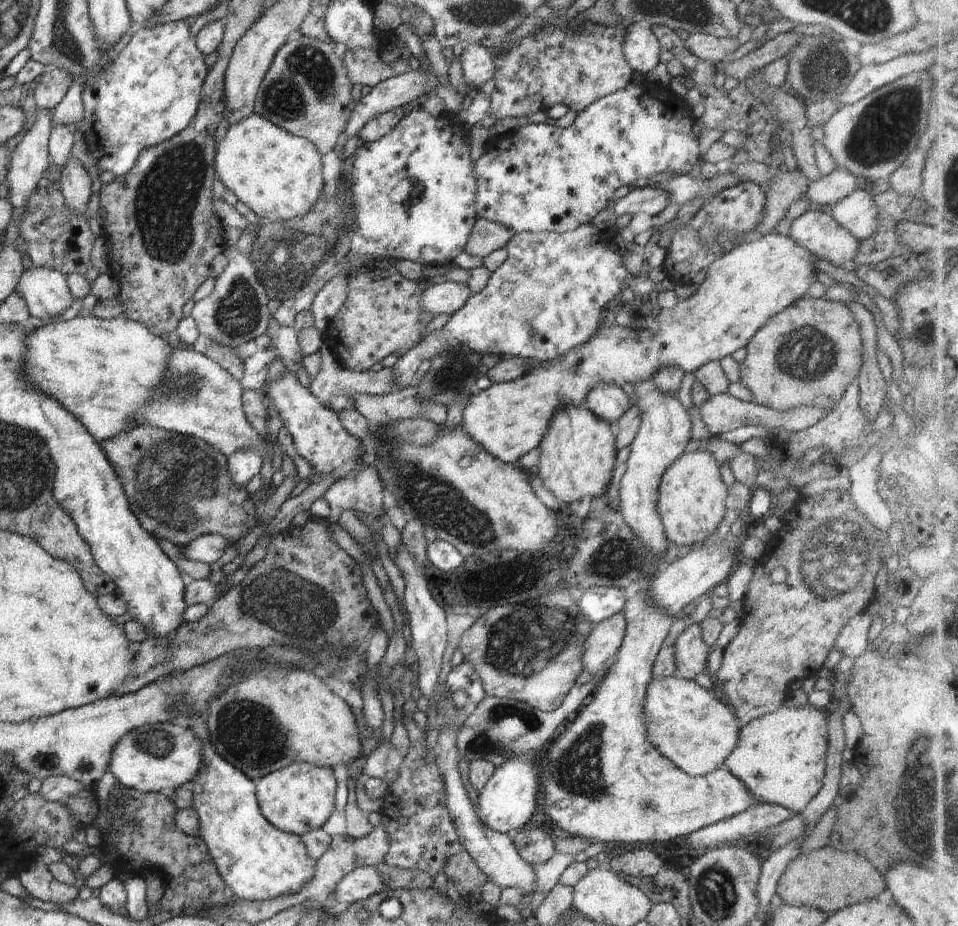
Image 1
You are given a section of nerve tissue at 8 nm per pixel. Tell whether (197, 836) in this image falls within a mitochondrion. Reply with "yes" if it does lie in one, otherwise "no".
no

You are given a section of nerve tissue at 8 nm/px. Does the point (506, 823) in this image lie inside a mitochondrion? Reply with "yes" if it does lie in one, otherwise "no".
no

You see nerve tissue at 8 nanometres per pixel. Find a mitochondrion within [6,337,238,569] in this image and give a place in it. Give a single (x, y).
(188, 475)

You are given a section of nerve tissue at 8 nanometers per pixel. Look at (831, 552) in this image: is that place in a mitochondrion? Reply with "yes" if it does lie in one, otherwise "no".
yes

